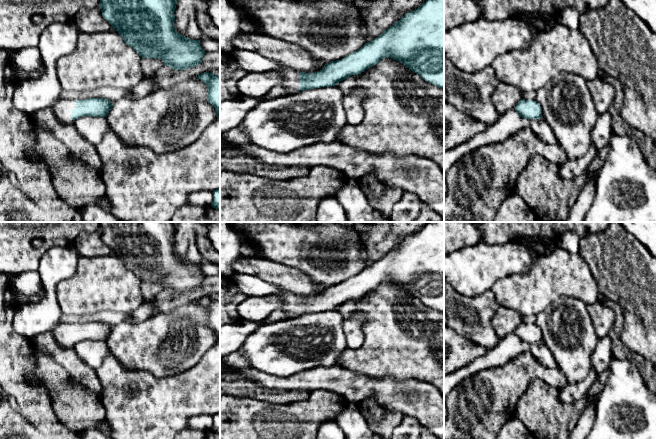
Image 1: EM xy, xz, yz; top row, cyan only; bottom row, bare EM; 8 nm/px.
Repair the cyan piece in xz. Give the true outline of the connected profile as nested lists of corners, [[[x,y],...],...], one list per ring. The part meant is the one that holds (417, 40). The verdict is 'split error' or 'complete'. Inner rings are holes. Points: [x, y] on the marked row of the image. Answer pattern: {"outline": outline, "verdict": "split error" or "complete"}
{"outline": [[[426,0],[417,9],[406,13],[377,38],[364,44],[359,50],[354,51],[342,60],[325,64],[323,69],[318,72],[299,72],[267,59],[254,51],[236,48],[231,56],[246,72],[266,72],[280,69],[284,74],[284,79],[280,85],[286,89],[286,95],[296,94],[302,90],[335,86],[349,76],[361,74],[385,57],[400,61],[425,81],[444,89],[444,0]]], "verdict": "split error"}

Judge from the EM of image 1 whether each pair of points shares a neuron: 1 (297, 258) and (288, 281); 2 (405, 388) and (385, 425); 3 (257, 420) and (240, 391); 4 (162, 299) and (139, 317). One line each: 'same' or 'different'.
1: different
2: different
3: different
4: different

